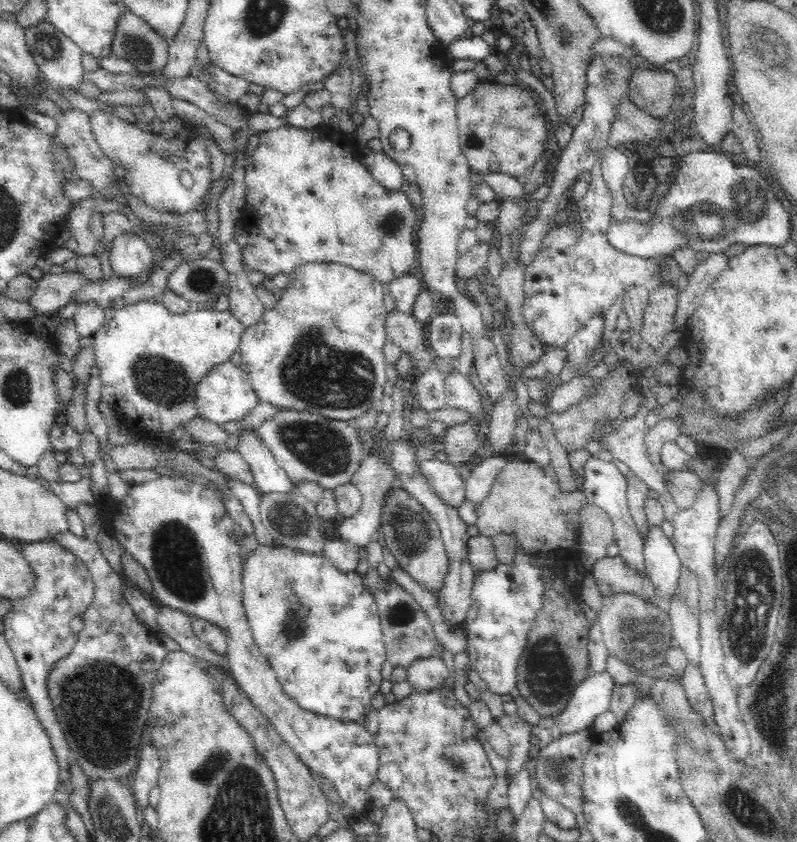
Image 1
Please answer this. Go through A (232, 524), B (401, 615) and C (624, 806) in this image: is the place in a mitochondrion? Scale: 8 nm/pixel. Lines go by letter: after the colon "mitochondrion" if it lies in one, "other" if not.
A: other
B: mitochondrion
C: mitochondrion

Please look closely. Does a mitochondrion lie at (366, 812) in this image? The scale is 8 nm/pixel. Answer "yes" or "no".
no

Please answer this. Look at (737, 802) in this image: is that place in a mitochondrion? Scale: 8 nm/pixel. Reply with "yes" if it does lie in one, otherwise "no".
yes

